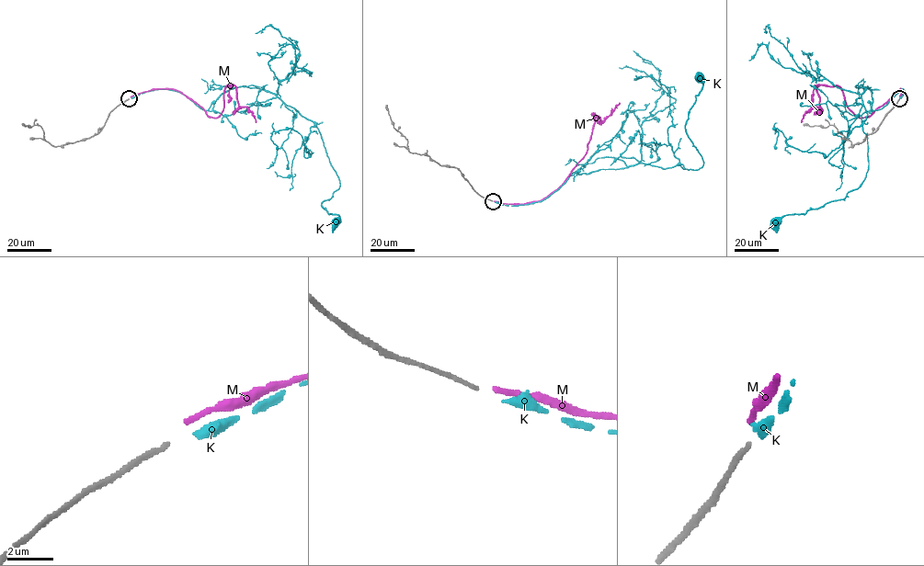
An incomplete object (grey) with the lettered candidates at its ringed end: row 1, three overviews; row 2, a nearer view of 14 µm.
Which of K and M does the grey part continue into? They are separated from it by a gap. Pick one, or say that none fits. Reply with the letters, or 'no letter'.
K

